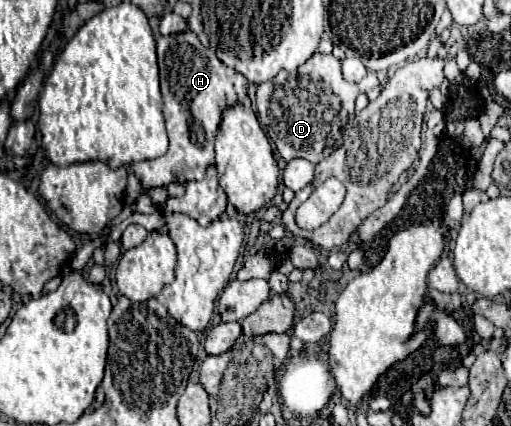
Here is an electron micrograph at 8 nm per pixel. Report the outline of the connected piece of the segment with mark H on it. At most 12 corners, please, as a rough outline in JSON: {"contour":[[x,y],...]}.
{"contour":[[190,31],[156,47],[170,147],[146,189],[202,179],[248,87]]}

